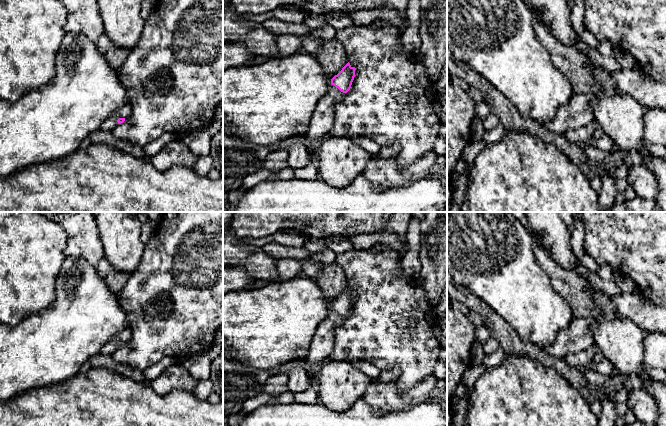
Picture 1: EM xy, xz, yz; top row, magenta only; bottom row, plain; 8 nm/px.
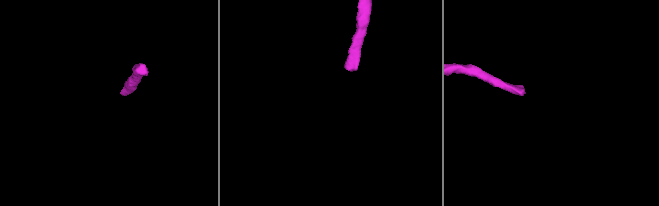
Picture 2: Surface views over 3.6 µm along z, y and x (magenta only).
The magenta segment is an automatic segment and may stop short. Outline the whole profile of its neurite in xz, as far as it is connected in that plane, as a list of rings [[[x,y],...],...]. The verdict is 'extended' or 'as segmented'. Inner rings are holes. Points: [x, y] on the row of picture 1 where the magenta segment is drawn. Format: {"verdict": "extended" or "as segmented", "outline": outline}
{"verdict": "extended", "outline": [[[348,62],[342,70],[331,79],[327,94],[317,103],[310,120],[310,127],[303,137],[307,150],[313,161],[316,161],[314,148],[323,142],[334,124],[334,108],[350,90],[355,77],[355,68]]]}

